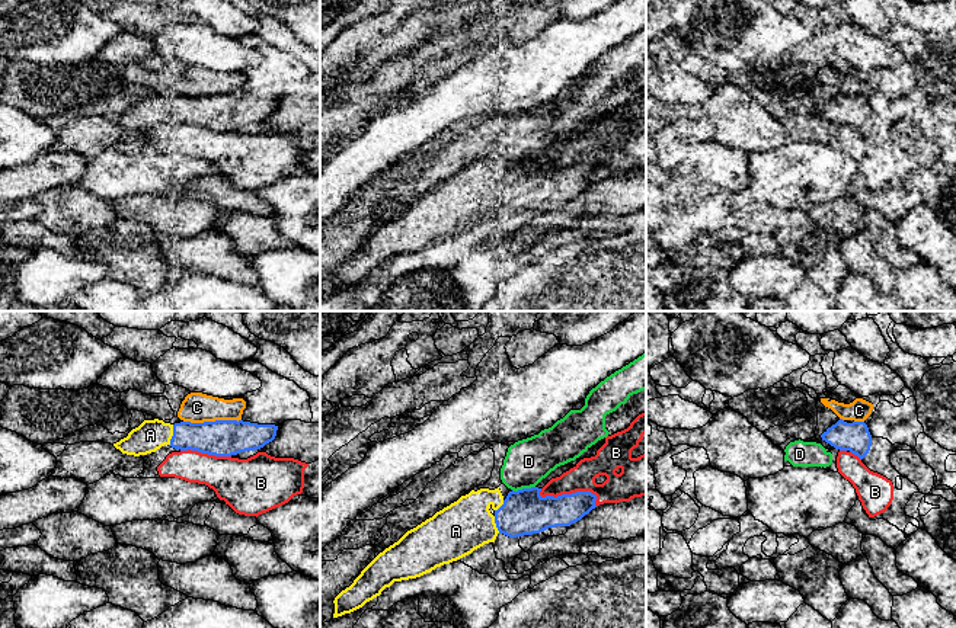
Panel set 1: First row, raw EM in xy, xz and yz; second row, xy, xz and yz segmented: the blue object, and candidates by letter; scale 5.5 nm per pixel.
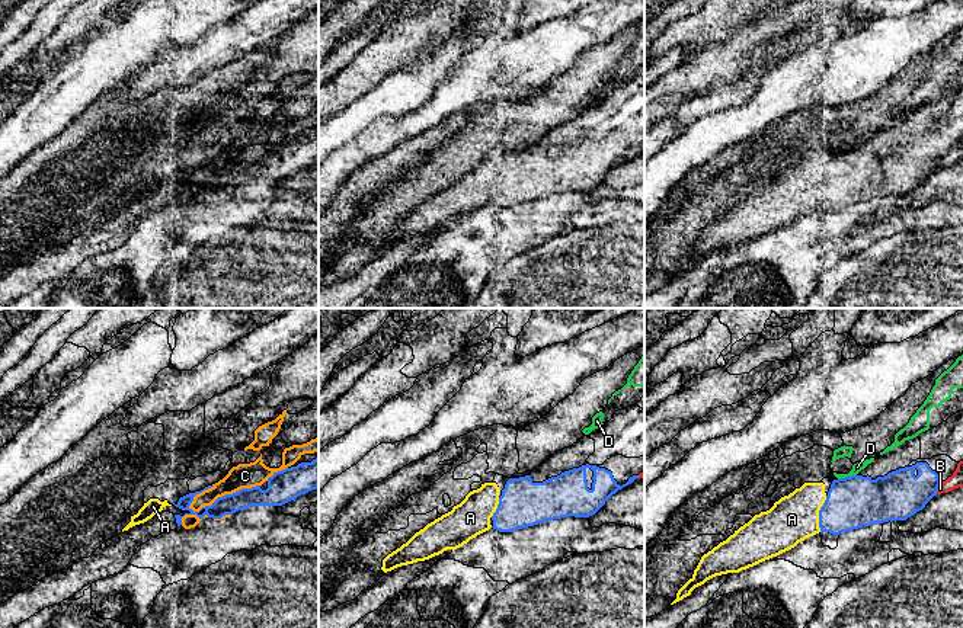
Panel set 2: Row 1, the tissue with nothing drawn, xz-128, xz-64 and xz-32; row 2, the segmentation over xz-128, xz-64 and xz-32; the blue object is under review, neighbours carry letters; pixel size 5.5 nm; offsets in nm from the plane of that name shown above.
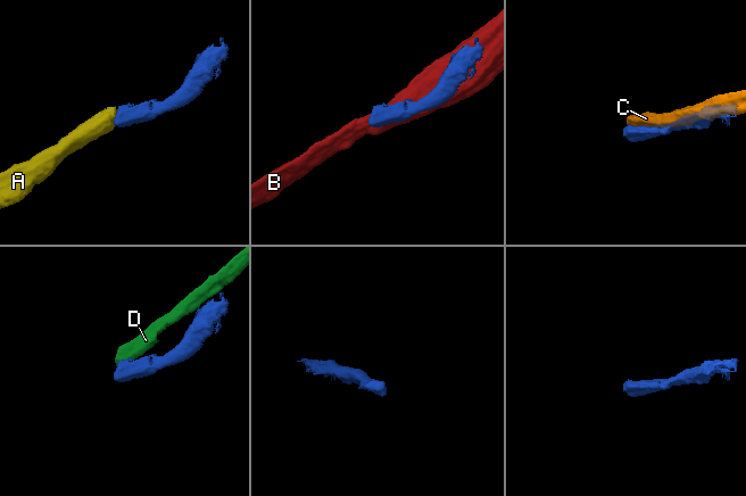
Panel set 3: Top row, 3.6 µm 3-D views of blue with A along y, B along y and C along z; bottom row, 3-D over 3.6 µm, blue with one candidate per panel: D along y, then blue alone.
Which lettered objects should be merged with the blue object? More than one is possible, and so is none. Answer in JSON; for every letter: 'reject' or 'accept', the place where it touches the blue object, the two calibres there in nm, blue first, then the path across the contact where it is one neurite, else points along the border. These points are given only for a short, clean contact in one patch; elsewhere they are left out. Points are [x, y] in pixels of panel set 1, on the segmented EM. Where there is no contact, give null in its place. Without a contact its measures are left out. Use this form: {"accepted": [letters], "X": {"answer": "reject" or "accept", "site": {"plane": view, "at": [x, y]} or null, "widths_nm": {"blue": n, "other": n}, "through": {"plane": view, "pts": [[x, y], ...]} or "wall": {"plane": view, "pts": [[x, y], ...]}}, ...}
{"accepted": ["A"], "A": {"answer": "accept", "site": {"plane": "xy", "at": [173, 435]}, "widths_nm": {"blue": 200, "other": 170}}, "B": {"answer": "reject", "site": {"plane": "xz", "at": [568, 494]}, "widths_nm": {"blue": 240, "other": 140}}, "C": {"answer": "reject", "site": {"plane": "xy", "at": [211, 422]}, "widths_nm": {"blue": 200, "other": 170}}, "D": {"answer": "reject", "site": {"plane": "xz", "at": [523, 489]}, "widths_nm": {"blue": 260, "other": 240}}}

